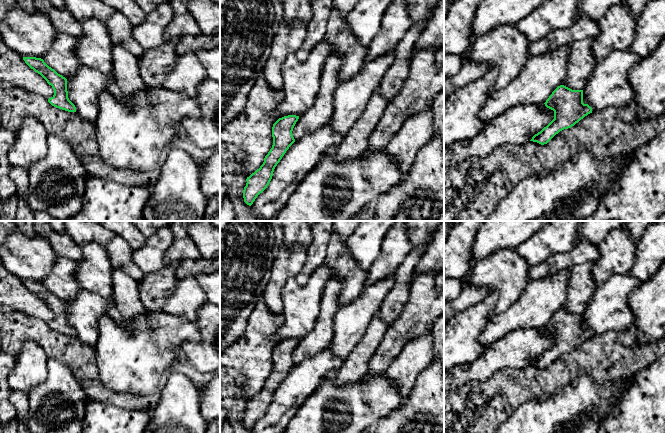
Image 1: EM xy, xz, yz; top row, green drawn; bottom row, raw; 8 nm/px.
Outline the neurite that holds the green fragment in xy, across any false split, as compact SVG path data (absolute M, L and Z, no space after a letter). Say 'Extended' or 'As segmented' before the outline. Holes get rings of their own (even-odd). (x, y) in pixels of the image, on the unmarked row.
As segmented. M23 281L25 287L40 298L54 314L54 319L48 326L59 333L76 336L75 329L68 322L67 303L49 291L43 283L36 281Z

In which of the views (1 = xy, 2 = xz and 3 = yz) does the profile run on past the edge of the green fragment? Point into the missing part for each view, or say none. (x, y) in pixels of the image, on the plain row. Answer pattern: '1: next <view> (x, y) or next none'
1: next none
2: next none
3: next none

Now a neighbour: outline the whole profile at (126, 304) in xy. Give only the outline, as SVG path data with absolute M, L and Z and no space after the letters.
M114 269L112 275L112 309L109 315L121 326L127 326L129 322L137 315L144 313L146 310L140 299L139 283L128 274Z

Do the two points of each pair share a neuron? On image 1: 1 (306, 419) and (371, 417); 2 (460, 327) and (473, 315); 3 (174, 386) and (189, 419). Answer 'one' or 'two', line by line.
1: one
2: one
3: one

